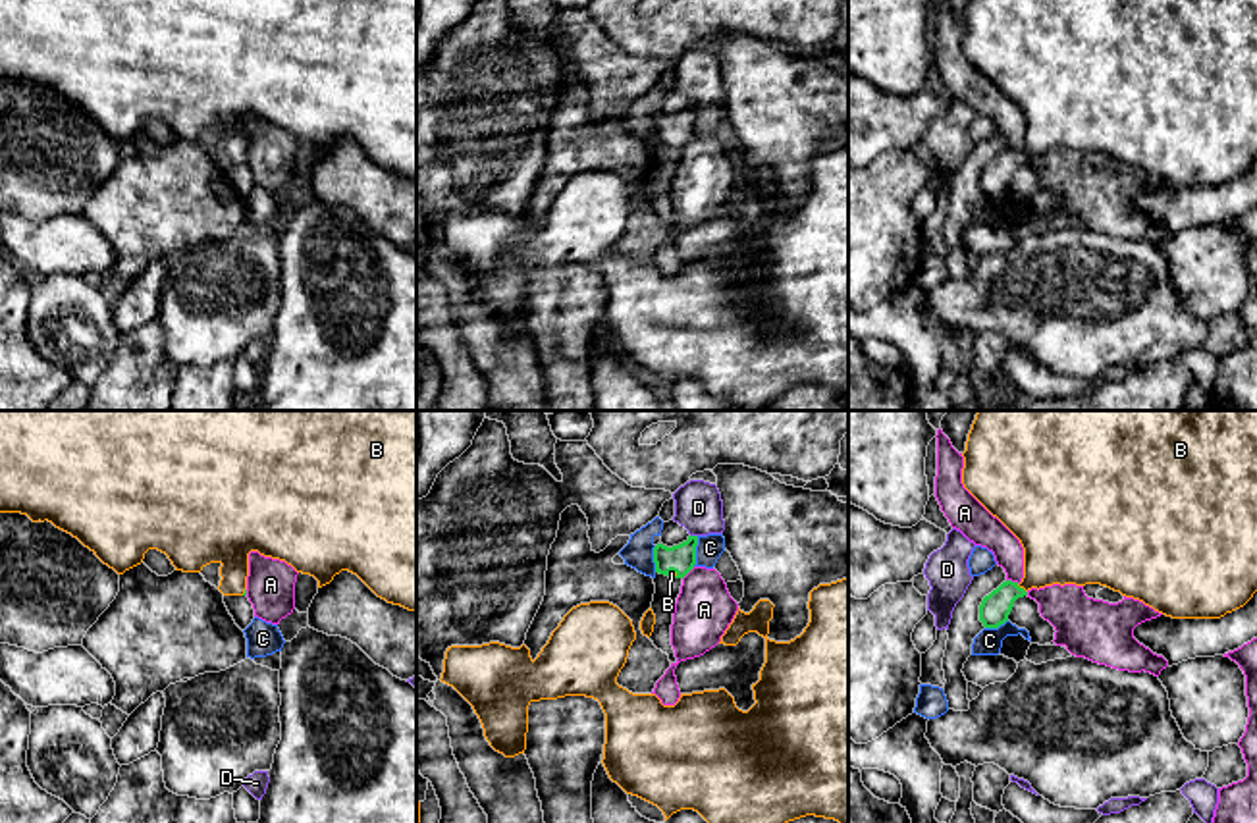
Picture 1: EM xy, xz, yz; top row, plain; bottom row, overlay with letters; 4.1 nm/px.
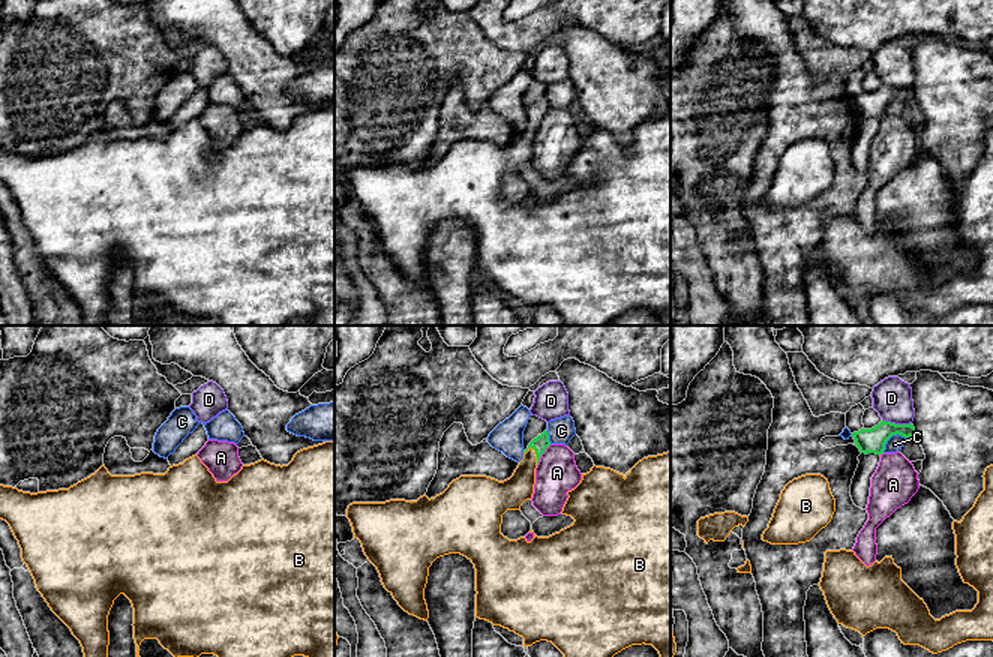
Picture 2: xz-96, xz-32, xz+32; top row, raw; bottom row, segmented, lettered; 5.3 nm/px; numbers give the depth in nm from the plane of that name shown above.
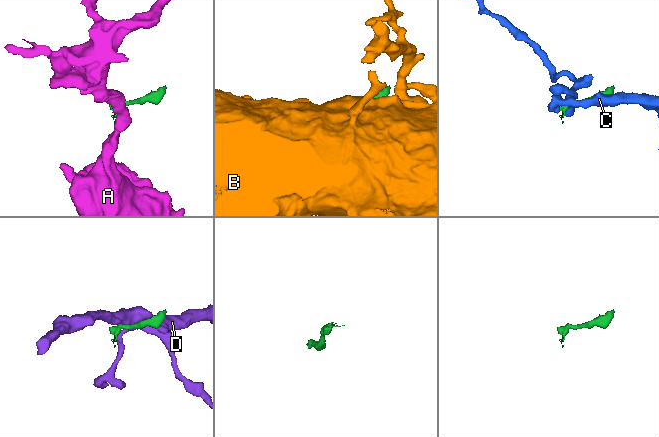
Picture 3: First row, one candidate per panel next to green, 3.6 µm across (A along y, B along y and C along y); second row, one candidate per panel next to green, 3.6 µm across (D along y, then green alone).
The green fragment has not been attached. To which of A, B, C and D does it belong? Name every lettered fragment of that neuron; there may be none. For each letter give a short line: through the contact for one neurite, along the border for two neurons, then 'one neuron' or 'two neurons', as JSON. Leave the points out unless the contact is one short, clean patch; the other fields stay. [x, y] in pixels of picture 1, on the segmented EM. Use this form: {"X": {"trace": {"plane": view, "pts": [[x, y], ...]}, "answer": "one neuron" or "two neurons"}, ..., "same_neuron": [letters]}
{"A": {"trace": {"plane": "xz", "pts": [[695, 567], [683, 579]]}, "answer": "two neurons"}, "B": {"trace": {"plane": "yz", "pts": [[995, 608], [1013, 590], [1022, 588], [1063, 544]]}, "answer": "one neuron"}, "C": {"trace": {"plane": "xz", "pts": [[698, 536], [693, 565]]}, "answer": "two neurons"}, "D": {"answer": "two neurons"}, "same_neuron": ["B"]}

